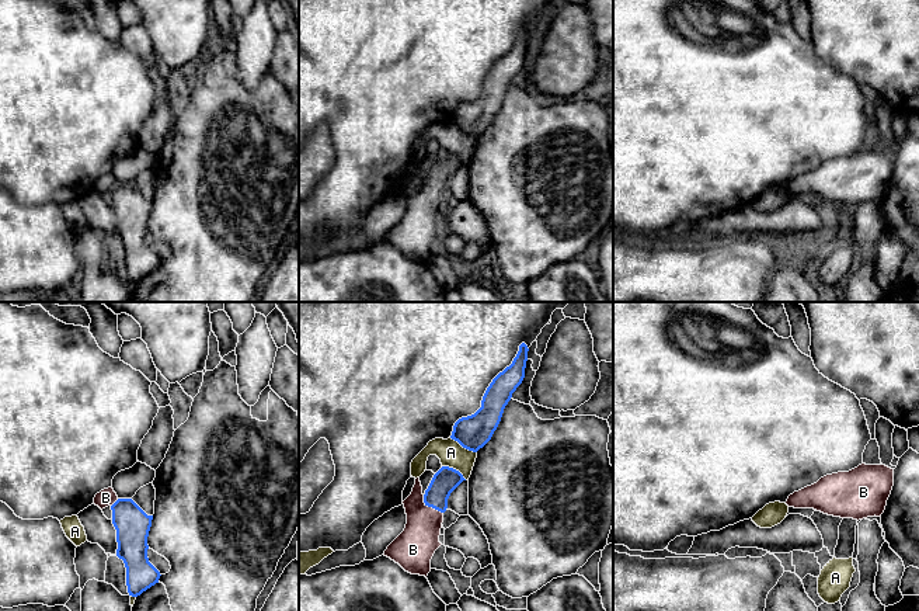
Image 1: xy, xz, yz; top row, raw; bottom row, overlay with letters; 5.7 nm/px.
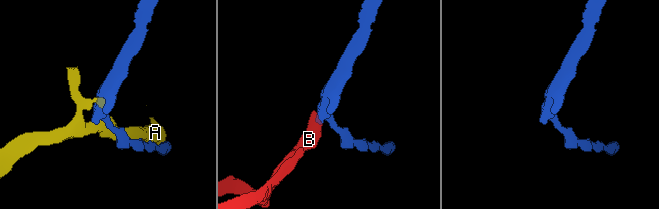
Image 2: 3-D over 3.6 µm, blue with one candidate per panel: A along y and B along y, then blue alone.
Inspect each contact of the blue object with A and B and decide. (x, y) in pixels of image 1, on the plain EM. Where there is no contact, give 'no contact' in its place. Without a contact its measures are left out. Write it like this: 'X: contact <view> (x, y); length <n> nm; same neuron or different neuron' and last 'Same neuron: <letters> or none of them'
A: contact xz (463, 132); length 180 nm; different neuron
B: contact xz (430, 191); length 160 nm; same neuron
Same neuron: B

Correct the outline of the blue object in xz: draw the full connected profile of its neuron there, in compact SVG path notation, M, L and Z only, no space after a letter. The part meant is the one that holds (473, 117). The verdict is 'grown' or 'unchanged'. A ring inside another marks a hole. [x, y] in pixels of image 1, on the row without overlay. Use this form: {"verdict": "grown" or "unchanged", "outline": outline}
{"verdict": "unchanged", "outline": "M522 28L512 49L499 58L487 73L481 93L471 101L459 104L450 124L463 133L477 138L492 122L512 79L525 63L528 31Z"}

